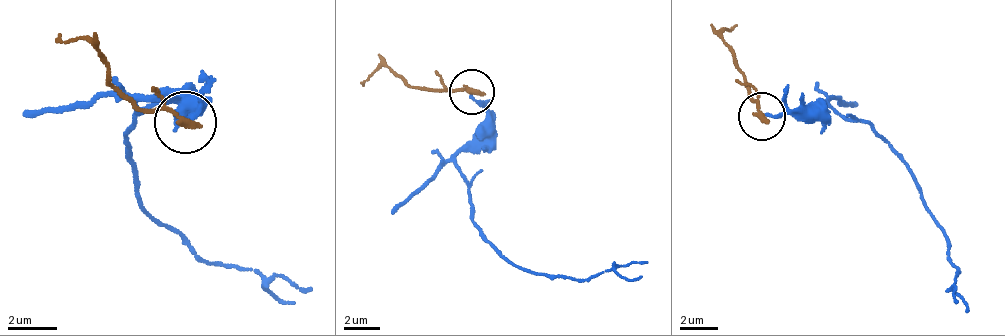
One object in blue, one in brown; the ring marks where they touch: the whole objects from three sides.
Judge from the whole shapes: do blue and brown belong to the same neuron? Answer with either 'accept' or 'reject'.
reject

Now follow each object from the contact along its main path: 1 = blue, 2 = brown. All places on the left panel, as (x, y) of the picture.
1: (185, 122), (189, 106), (134, 99), (141, 113), (136, 109), (125, 139), (153, 218), (205, 262), (313, 292)
2: (187, 124), (115, 85), (93, 49), (60, 32)

